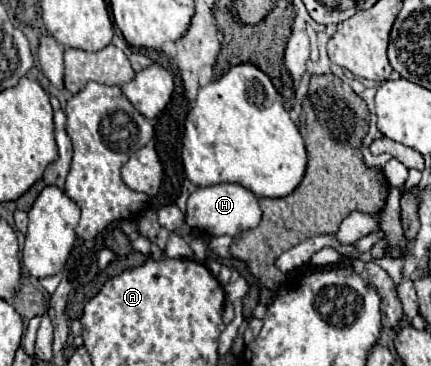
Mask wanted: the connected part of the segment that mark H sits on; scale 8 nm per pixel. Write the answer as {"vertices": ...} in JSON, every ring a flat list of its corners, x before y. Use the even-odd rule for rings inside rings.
{"vertices":[[219,183,211,187,197,187,187,199,187,225,191,229,205,231,209,235,239,235,241,231,253,229,261,221,261,209,257,197,243,185]]}

